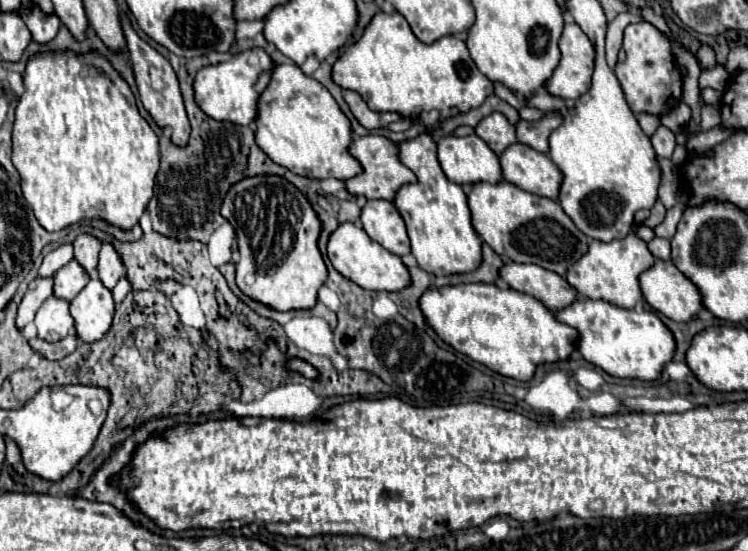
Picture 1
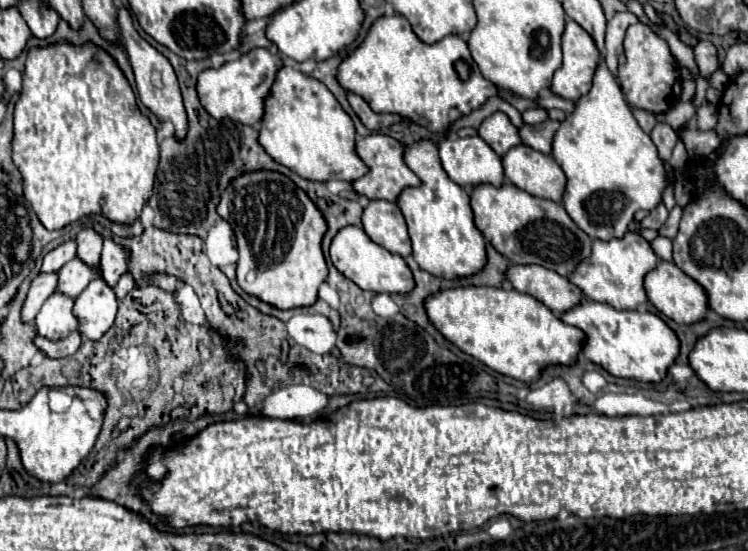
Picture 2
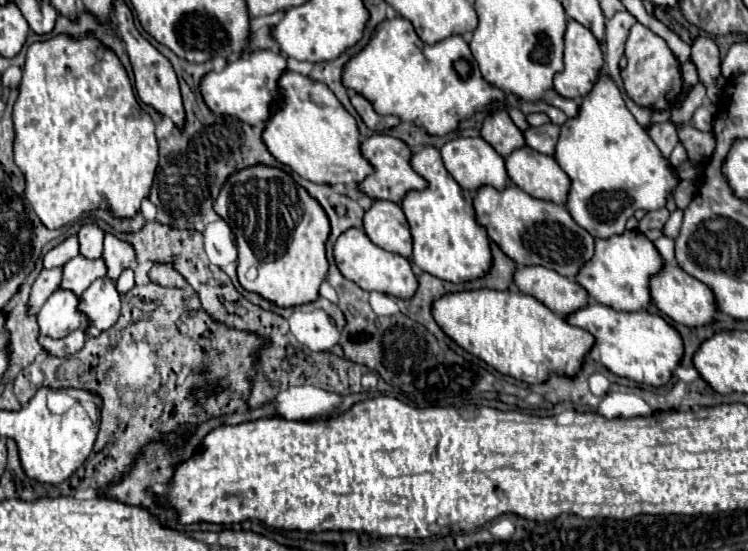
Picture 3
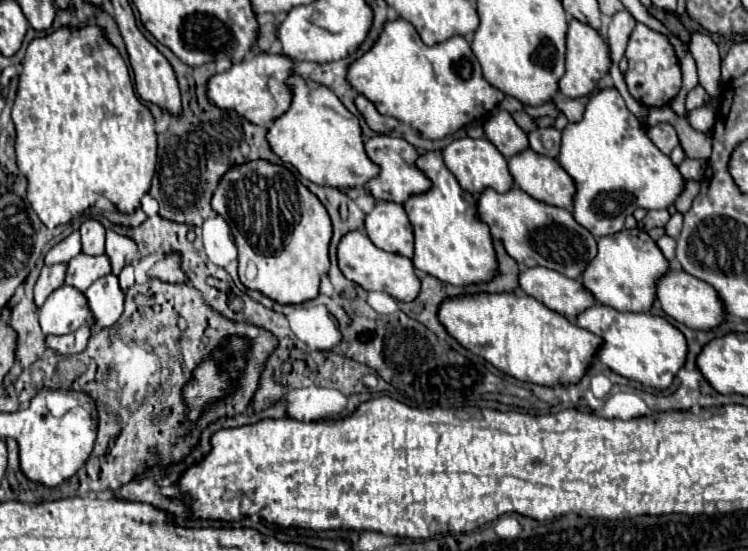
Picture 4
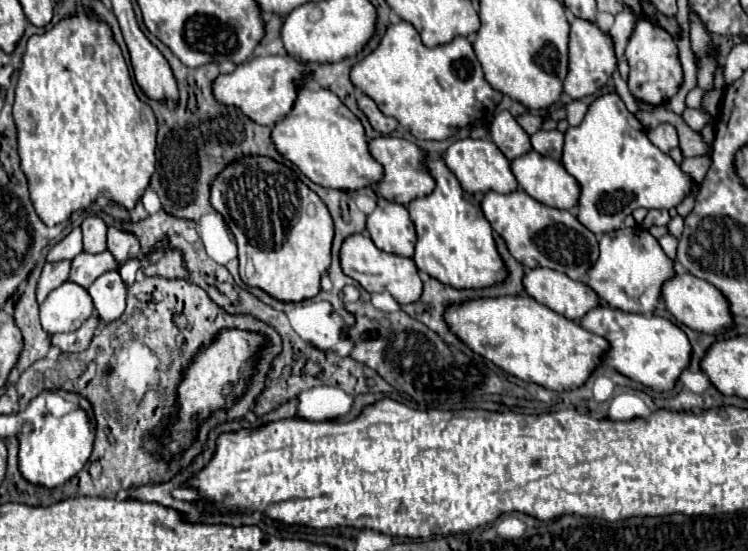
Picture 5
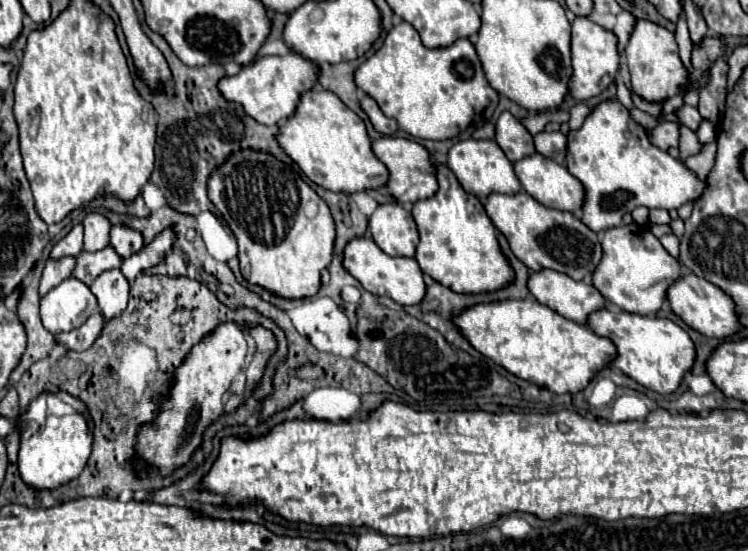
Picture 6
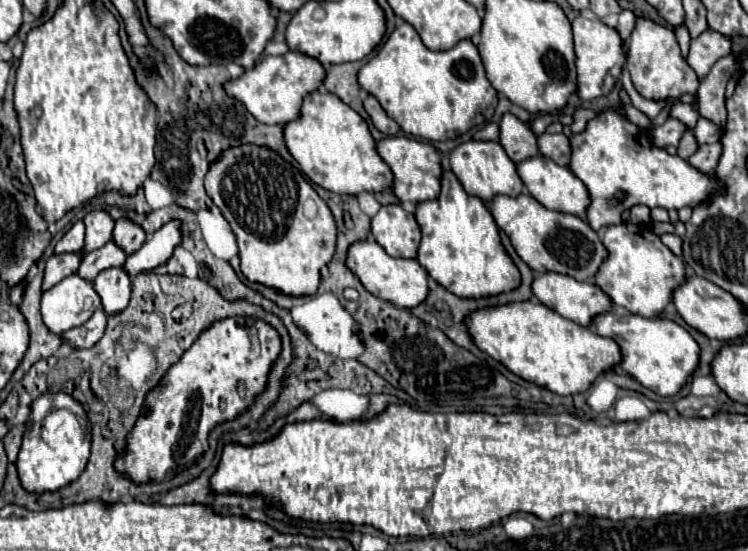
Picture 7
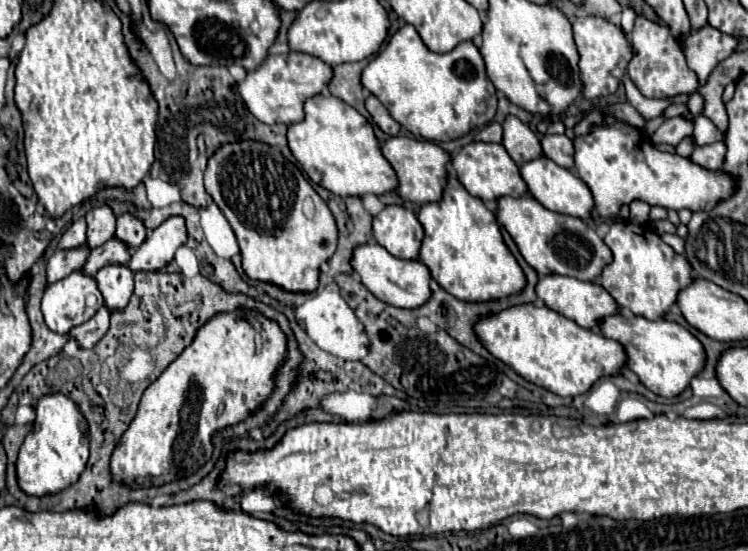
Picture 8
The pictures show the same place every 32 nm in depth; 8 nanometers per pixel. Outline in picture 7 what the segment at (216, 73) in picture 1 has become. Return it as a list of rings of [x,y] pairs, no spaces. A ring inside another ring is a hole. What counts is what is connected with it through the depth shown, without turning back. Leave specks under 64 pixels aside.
[[[288,52],[286,56],[264,56],[254,68],[246,68],[240,78],[224,82],[224,90],[230,98],[240,100],[246,110],[262,124],[280,124],[294,120],[300,114],[300,104],[308,92],[314,92],[324,80],[324,68],[318,60],[312,60],[300,52]]]

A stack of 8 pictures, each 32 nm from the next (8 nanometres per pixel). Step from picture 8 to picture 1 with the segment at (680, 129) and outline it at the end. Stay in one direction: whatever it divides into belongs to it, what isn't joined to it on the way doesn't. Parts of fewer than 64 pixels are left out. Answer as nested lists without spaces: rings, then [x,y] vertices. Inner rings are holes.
[[[660,126],[660,128],[654,132],[654,136],[652,136],[652,146],[654,146],[654,150],[656,150],[658,156],[662,156],[662,158],[672,158],[672,152],[674,152],[674,148],[676,148],[674,134],[672,134],[668,128]]]

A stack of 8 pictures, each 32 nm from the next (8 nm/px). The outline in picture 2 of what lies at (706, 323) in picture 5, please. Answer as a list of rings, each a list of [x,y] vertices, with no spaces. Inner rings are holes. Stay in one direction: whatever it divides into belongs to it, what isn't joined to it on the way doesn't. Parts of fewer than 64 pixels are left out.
[[[660,260],[658,266],[644,276],[644,290],[646,290],[648,302],[658,312],[662,312],[664,316],[668,316],[670,320],[674,320],[678,324],[700,322],[708,312],[706,294],[700,288],[700,284],[696,284],[692,278],[688,278],[684,272],[680,272],[680,268],[676,268],[676,264],[672,264],[672,262]]]

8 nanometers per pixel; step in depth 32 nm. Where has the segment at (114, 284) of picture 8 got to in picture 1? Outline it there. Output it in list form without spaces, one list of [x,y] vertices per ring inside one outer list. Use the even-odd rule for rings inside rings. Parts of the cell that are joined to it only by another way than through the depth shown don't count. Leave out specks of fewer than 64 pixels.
[[[90,278],[84,290],[70,302],[70,316],[74,318],[76,336],[80,342],[92,344],[100,340],[114,316],[114,300],[108,288],[98,278]]]

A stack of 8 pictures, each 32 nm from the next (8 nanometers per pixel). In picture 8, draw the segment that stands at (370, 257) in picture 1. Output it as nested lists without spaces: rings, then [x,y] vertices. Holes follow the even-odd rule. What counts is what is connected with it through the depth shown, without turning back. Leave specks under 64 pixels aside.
[[[366,242],[352,250],[350,266],[360,276],[362,284],[380,300],[396,308],[418,308],[430,296],[430,272],[420,260],[402,260],[386,252],[378,242]]]

